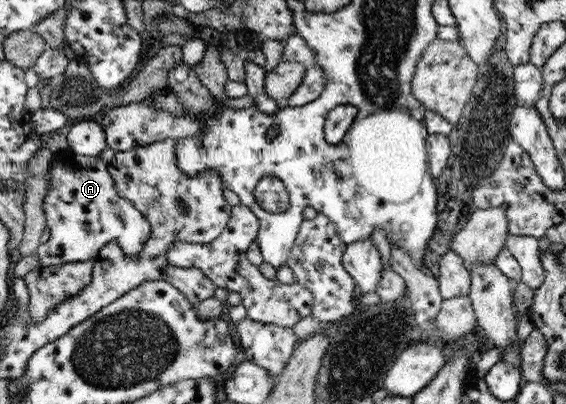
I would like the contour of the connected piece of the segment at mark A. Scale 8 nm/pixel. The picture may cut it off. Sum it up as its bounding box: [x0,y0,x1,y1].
[37,147,150,267]

